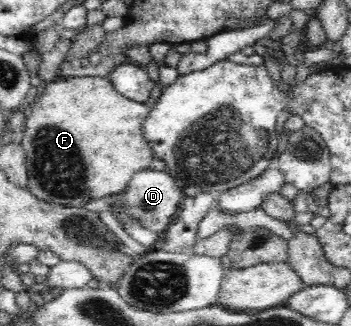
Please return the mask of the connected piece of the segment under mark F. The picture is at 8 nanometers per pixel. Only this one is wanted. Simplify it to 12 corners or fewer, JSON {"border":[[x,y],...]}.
{"border":[[59,78],[27,111],[27,189],[116,196],[154,154],[148,103]]}

